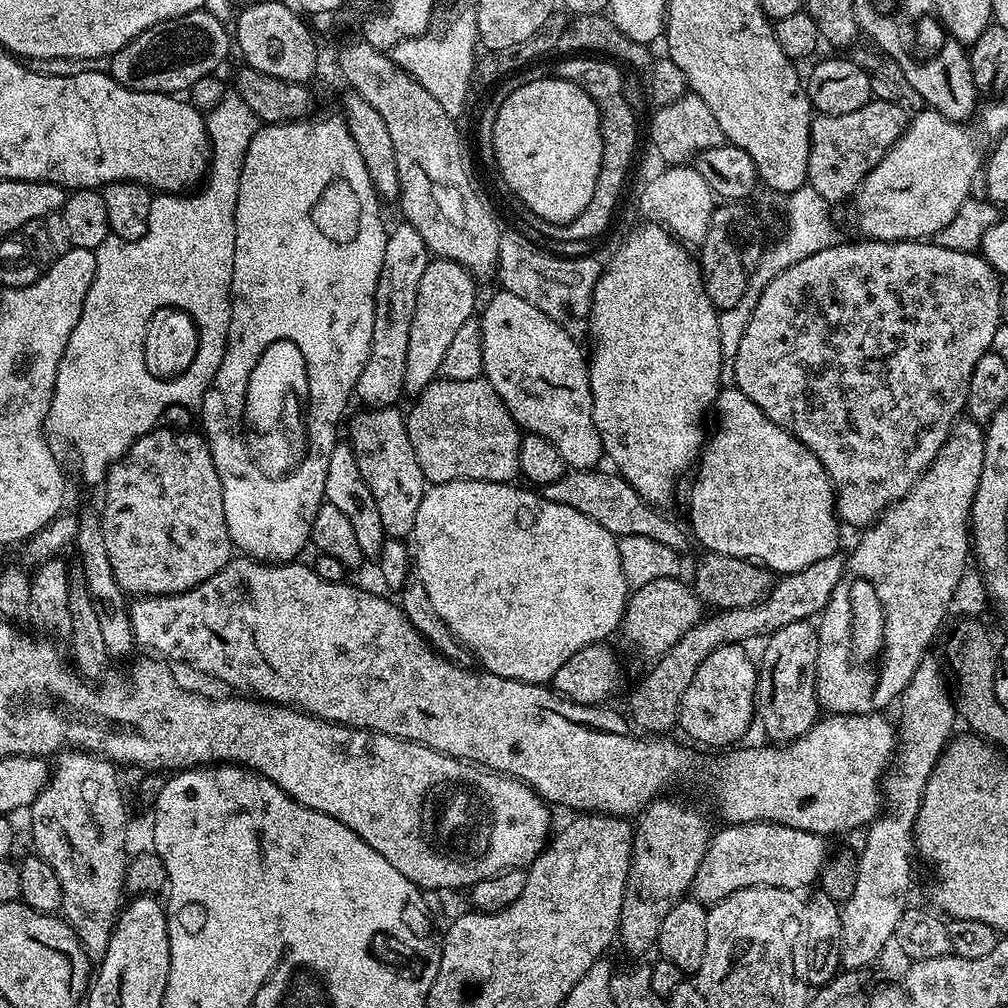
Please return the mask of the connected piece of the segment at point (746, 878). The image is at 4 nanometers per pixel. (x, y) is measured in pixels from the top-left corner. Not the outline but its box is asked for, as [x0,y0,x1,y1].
[691,820,830,906]

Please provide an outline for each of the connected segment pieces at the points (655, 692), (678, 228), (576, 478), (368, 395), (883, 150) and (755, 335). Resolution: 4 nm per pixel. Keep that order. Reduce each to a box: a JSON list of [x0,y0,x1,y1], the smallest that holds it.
[[628,554,846,734],[640,166,714,246],[542,470,690,554],[355,222,430,408],[807,98,909,202],[734,238,1002,530]]

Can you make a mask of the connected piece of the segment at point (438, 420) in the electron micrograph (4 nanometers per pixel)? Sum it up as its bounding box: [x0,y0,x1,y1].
[406,378,522,485]

